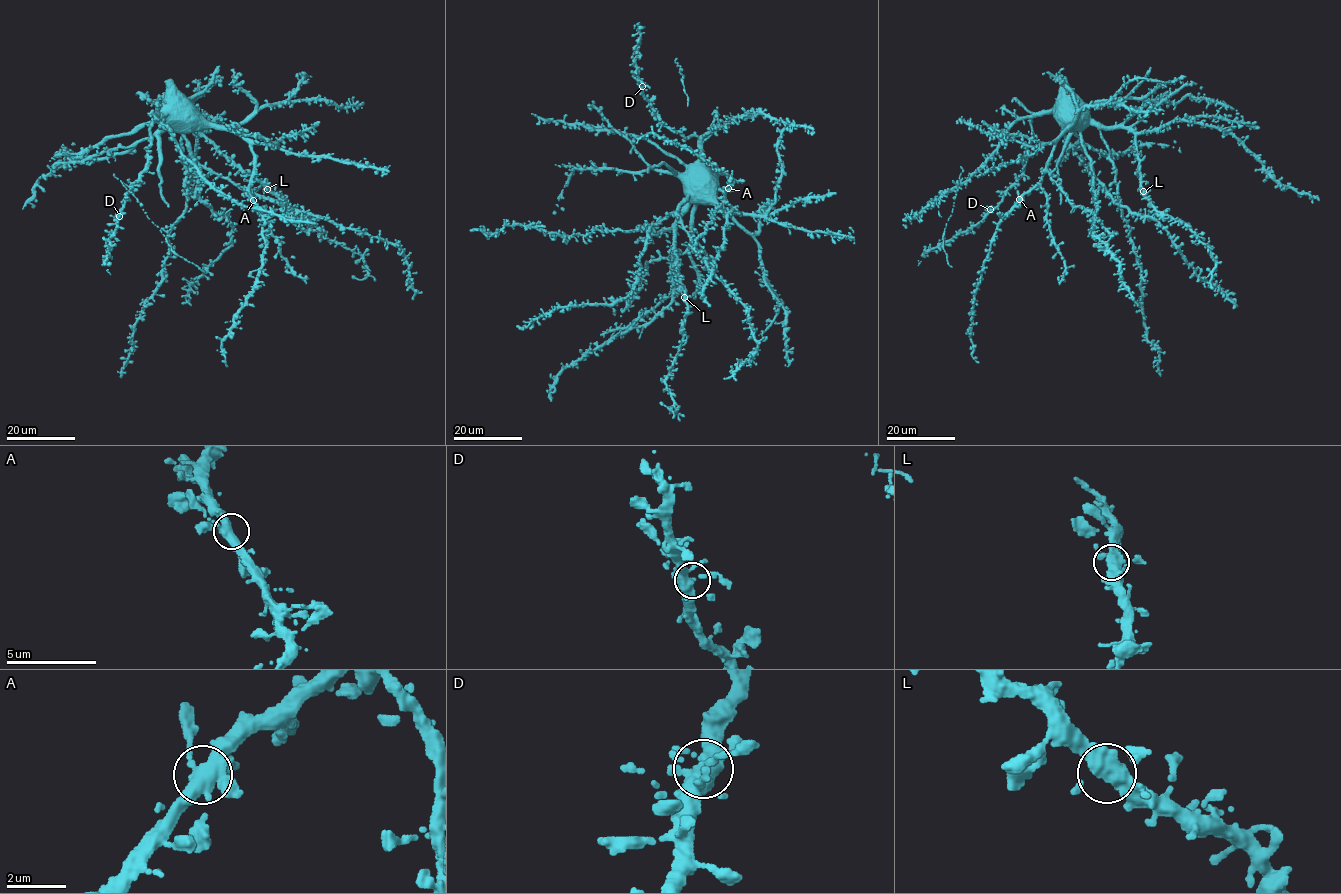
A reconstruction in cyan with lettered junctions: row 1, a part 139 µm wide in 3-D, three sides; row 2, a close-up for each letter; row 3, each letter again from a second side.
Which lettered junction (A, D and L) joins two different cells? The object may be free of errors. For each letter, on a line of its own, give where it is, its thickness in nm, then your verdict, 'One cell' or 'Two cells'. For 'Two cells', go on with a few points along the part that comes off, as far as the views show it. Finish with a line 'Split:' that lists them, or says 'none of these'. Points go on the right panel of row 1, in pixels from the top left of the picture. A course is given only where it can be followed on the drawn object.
A: Place: (1019, 199). Thickness 420 nm. One cell
D: Place: (990, 209). Thickness 420 nm. One cell
L: Place: (1143, 191). Thickness 420 nm. One cell
Split: none of these

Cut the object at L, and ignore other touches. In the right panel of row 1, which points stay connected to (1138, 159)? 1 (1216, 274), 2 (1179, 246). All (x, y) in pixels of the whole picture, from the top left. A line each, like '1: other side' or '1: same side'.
1: other side
2: same side

